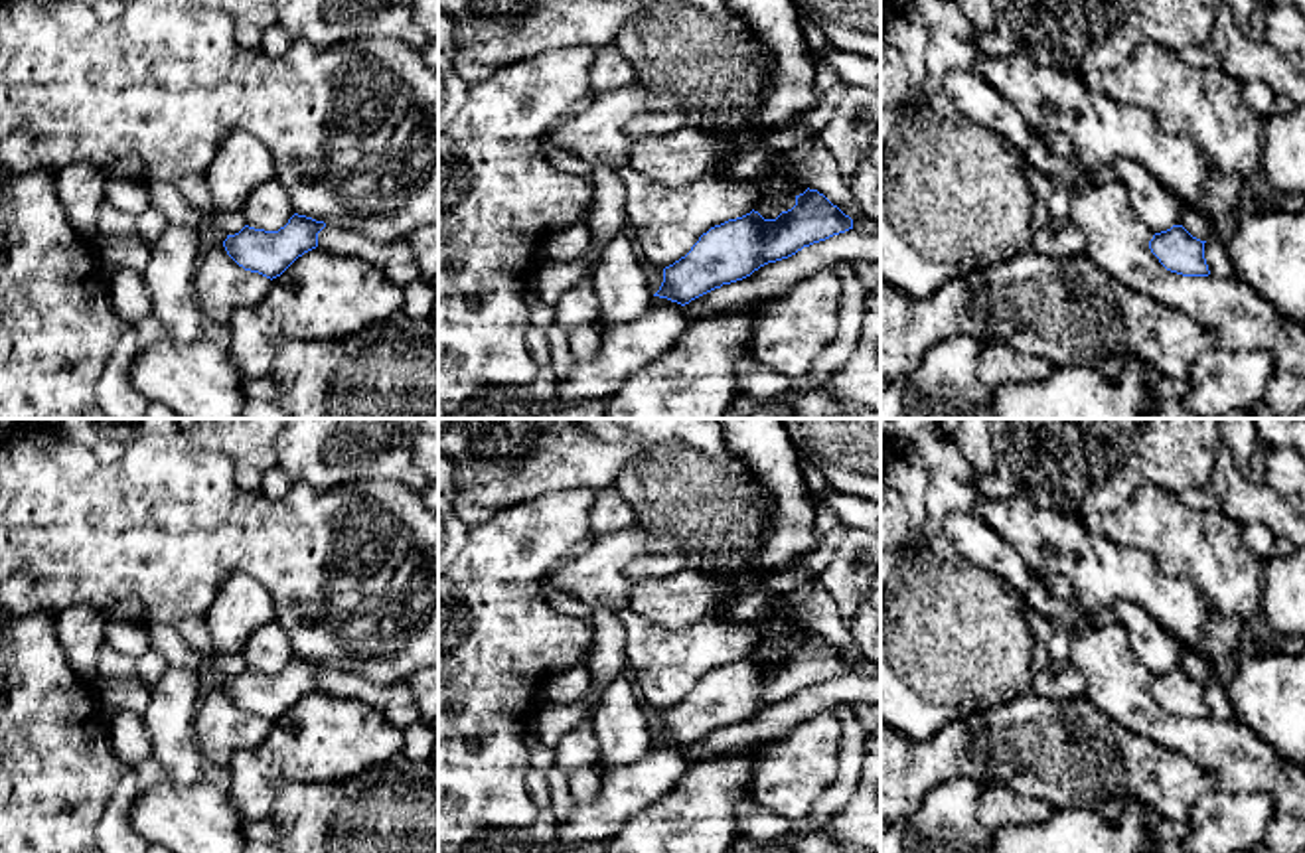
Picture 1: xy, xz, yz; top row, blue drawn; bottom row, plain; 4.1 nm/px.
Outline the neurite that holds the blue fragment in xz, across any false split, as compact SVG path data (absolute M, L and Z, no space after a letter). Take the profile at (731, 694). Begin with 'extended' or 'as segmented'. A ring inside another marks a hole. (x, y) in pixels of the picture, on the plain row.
as segmented | M817 632L796 638L796 648L776 661L758 654L729 661L699 679L691 693L663 711L653 738L681 748L750 719L768 705L788 701L813 685L853 671L853 661Z

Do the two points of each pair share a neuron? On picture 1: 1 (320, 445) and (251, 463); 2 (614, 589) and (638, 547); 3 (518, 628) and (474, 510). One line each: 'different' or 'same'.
1: different
2: same
3: different

